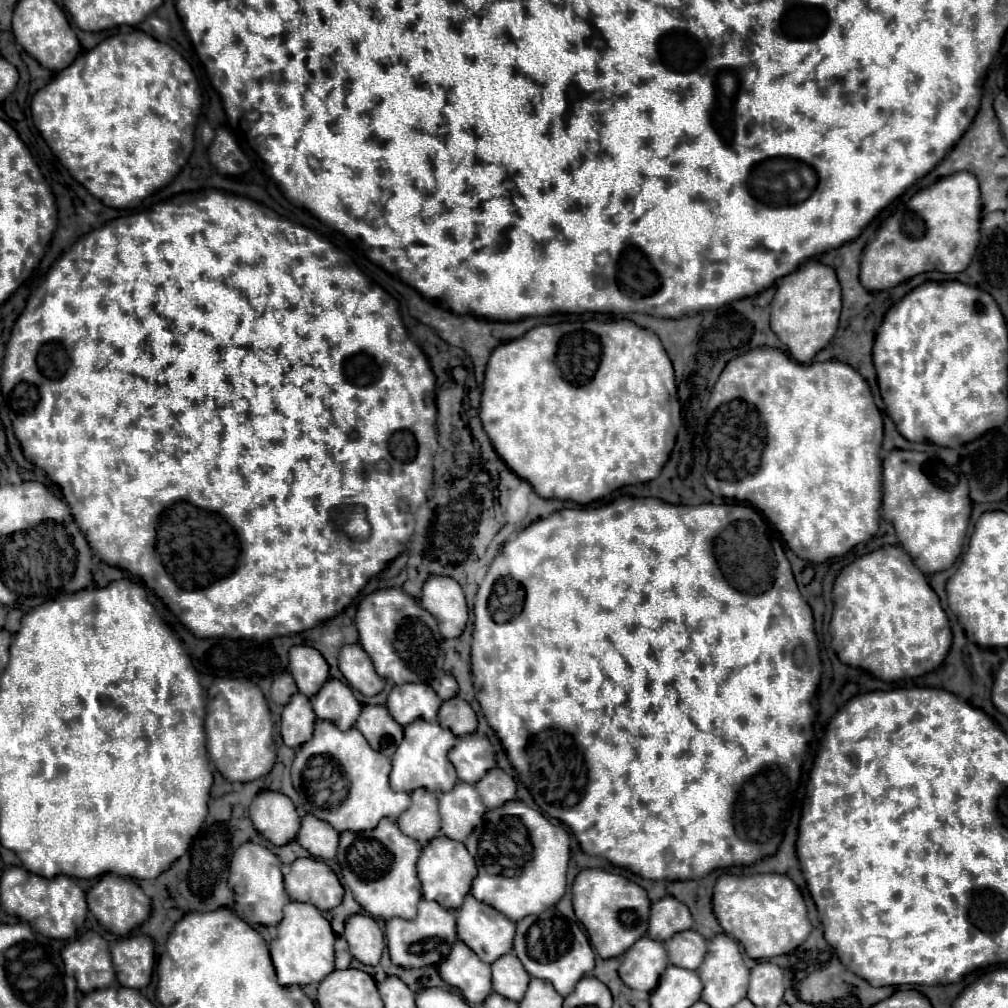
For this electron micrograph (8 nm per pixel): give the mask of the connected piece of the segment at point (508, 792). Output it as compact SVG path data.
M491 769L487 775L475 785L485 807L501 807L501 803L507 803L509 799L515 799L515 781L511 775L507 775L501 769Z

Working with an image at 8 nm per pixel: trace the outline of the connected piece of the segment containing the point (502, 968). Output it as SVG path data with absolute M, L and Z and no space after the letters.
M513 953L503 955L491 965L491 971L493 971L493 991L495 993L507 999L513 999L513 1001L523 999L531 977L521 967L521 961L517 959L517 955Z

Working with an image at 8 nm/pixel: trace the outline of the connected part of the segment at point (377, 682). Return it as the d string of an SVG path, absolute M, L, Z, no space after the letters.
M343 645L339 651L339 671L347 679L347 683L359 693L373 697L383 691L385 681L375 673L369 655L361 649L361 645Z

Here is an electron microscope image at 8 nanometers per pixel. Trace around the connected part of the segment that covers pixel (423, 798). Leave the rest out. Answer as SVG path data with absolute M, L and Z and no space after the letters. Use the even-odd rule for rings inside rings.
M417 789L411 793L411 807L399 815L397 825L401 831L421 845L429 843L429 839L439 833L439 815L437 815L437 797L427 793L425 789Z

